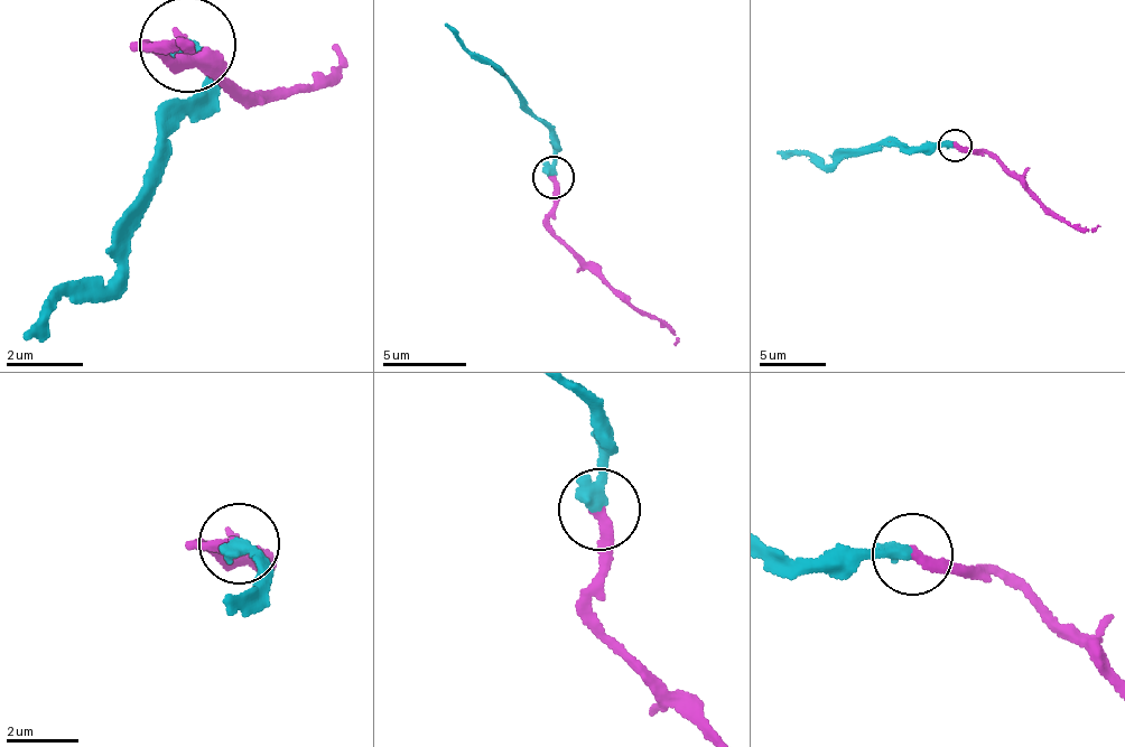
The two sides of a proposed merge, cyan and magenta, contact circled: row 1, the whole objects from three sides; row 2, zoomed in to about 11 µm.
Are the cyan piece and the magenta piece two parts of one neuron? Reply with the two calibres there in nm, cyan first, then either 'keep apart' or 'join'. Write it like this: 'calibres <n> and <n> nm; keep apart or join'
calibres 440 and 280 nm; join

